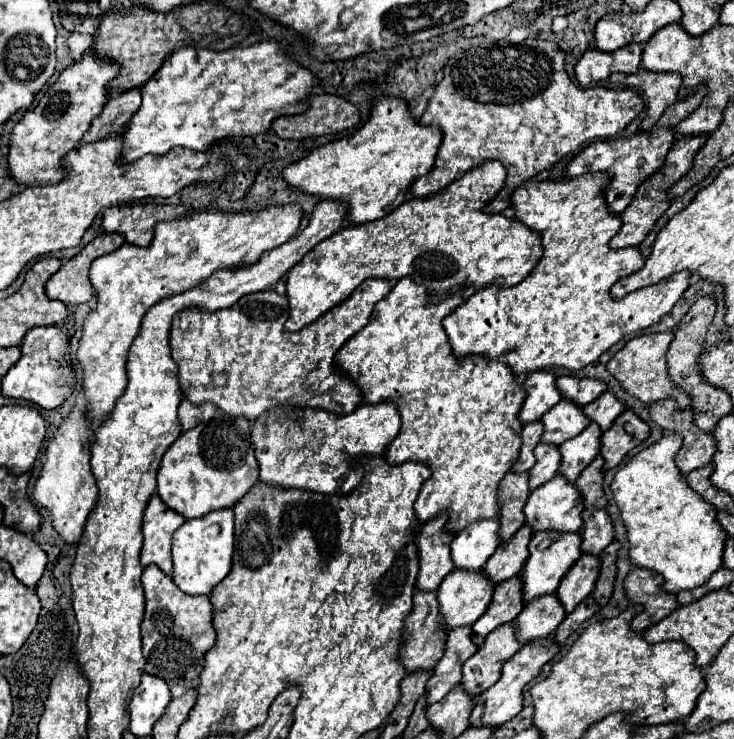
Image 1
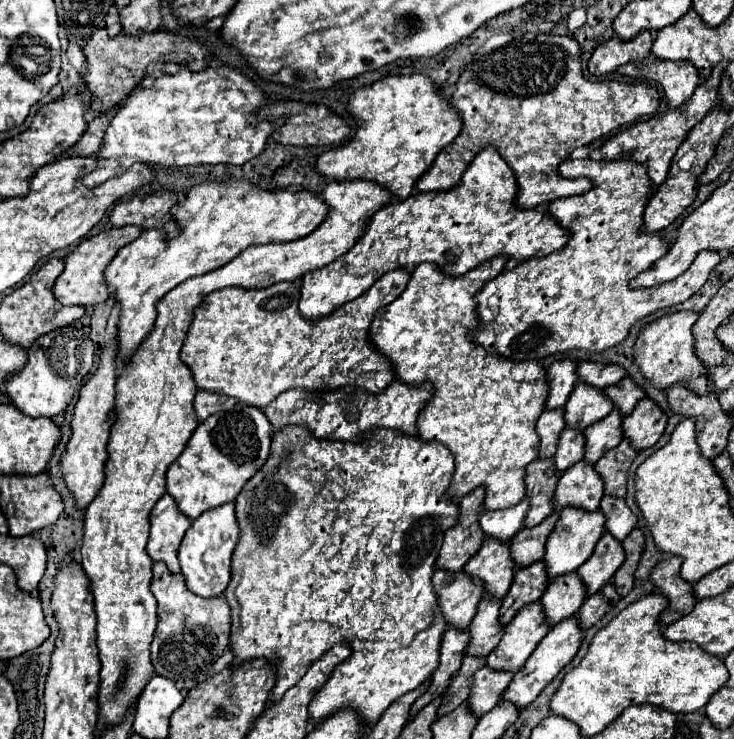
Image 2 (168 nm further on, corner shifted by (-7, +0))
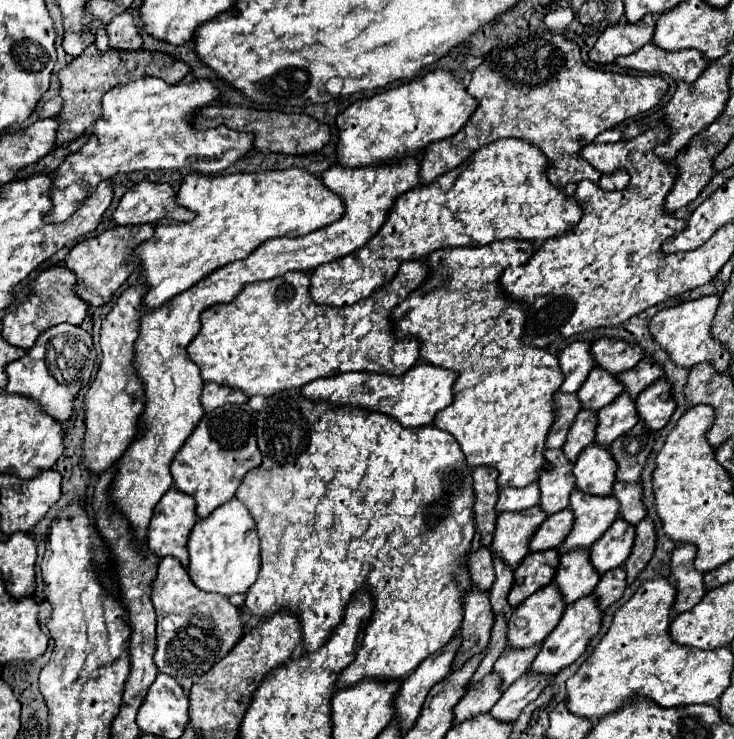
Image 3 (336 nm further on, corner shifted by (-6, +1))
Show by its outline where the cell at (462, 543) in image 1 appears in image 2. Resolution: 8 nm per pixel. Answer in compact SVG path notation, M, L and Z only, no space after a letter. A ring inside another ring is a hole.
M524 497L518 505L512 505L508 509L496 509L496 511L484 511L480 517L482 531L486 537L494 537L498 541L508 541L522 529L522 521L528 513L528 499Z

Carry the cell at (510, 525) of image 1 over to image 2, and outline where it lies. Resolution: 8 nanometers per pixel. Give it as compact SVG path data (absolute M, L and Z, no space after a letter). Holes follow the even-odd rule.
M536 459L526 467L526 497L532 505L524 519L524 527L536 527L554 511L552 501L560 475L554 459Z

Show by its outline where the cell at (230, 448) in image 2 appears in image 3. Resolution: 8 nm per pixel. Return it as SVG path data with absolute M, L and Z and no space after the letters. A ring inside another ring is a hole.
M247 402L215 408L201 418L195 432L171 462L173 486L195 498L195 512L199 518L209 516L217 506L231 500L243 476L261 464L261 452L257 448L257 436L253 430L255 416L257 412Z

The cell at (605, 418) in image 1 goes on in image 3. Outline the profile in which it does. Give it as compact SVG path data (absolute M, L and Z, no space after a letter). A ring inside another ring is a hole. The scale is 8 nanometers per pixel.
M643 358L635 368L631 368L631 372L623 372L623 376L617 376L617 380L625 386L625 392L633 400L659 378L663 378L663 368L653 364L649 358Z

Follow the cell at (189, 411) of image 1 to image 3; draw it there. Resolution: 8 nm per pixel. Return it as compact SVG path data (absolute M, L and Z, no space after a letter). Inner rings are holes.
M205 382L203 394L201 394L201 406L205 412L211 412L211 410L225 406L229 402L245 402L245 400L247 400L247 396L241 394L239 390L219 386L219 384L211 384L211 382Z

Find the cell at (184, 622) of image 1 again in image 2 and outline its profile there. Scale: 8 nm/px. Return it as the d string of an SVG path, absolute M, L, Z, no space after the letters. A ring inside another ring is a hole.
M154 563L154 577L152 577L152 593L158 601L158 625L152 641L152 665L158 675L164 675L172 681L180 679L196 679L200 673L210 673L212 665L218 657L222 657L224 649L228 647L230 639L230 607L224 597L210 597L202 599L188 591L182 573L170 573L166 563Z

